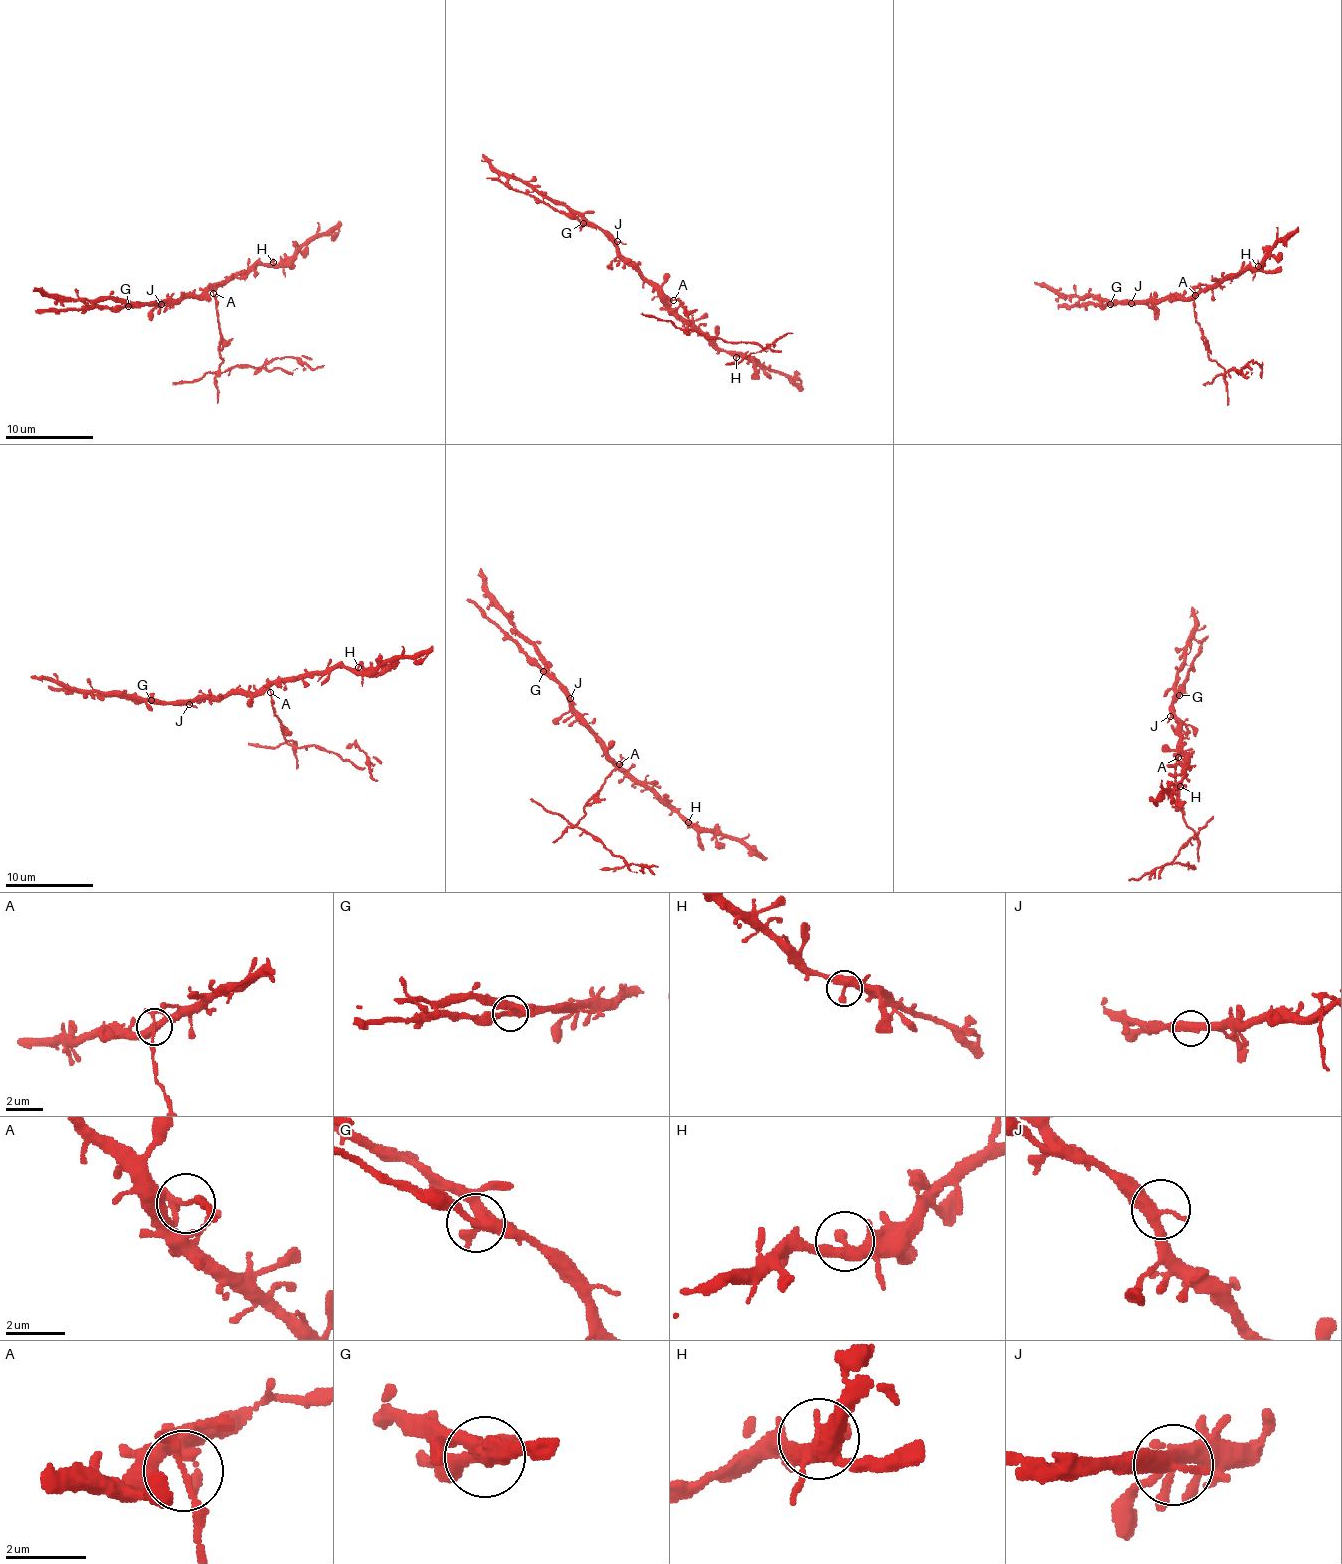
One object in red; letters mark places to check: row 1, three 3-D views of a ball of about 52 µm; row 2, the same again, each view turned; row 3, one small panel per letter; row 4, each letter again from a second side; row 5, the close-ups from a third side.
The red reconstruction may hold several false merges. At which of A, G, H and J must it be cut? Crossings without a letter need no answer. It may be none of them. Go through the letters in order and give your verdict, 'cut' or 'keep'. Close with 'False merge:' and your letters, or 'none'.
A: cut
G: cut
H: keep
J: keep
False merge: A, G

